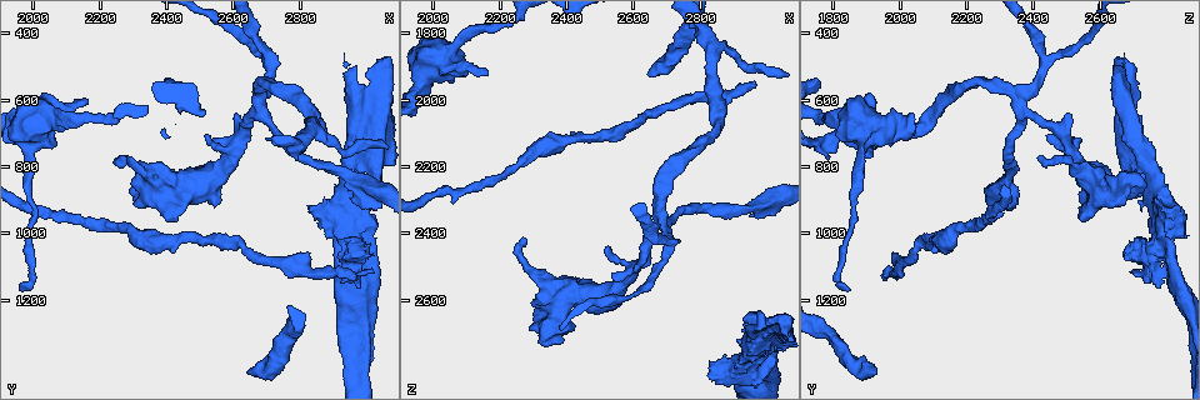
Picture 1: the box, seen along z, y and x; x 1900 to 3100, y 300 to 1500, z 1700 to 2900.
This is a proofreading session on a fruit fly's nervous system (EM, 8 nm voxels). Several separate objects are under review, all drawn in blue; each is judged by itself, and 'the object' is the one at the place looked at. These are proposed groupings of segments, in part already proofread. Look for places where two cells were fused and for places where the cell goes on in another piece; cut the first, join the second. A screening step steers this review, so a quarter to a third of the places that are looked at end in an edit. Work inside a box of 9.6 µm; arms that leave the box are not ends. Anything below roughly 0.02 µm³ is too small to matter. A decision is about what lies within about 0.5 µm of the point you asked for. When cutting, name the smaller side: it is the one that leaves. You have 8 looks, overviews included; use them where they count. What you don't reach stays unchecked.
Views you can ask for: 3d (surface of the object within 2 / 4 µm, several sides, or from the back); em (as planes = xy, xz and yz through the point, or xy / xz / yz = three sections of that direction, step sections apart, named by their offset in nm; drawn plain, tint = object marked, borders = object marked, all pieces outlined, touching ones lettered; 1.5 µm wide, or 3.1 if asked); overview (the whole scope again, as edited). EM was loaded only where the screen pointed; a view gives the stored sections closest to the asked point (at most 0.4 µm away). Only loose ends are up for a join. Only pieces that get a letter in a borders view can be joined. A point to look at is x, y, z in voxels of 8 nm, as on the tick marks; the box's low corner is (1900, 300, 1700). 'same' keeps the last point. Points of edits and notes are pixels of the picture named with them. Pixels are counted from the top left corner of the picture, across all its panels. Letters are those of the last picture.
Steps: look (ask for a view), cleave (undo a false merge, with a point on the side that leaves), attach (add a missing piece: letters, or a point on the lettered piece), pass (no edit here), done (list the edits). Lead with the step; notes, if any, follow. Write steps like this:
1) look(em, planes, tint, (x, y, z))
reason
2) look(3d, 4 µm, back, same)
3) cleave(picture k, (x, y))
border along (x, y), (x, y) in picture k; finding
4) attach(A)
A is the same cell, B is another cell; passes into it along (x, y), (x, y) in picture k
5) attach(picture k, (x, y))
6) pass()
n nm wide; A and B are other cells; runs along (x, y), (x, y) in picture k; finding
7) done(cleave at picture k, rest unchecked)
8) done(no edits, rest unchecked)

look(3d, 4 µm, (2980, 1020, 2790))

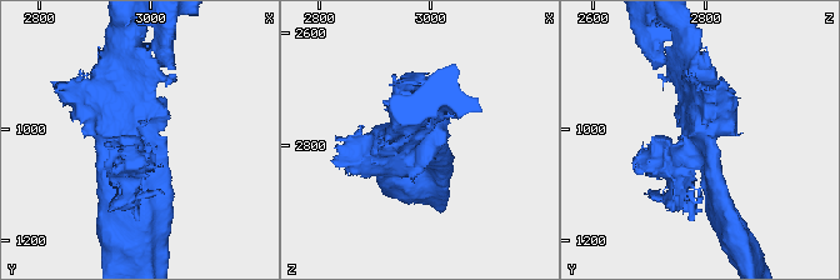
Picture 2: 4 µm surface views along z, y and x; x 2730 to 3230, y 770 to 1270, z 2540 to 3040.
look(em, planes, tint, (2970, 1015, 2795))

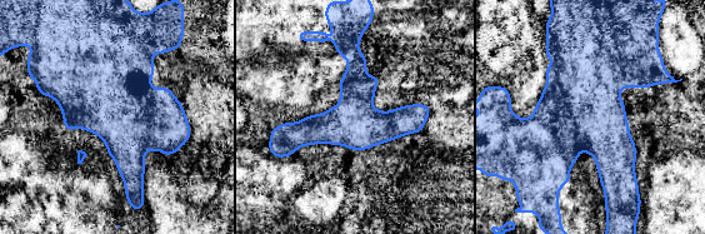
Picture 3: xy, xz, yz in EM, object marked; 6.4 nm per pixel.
look(em, planes, borders, same)

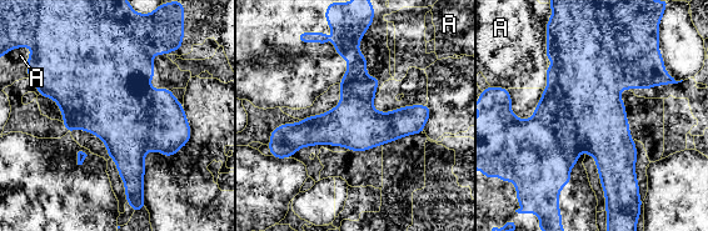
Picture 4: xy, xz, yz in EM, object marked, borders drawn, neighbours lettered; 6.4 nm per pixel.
pass()
A touches over 500 nm; A is another cell; border along (553, 14), (543, 90) in picture 4; one cell here

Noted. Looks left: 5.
look(em, yz, step 8, tint, (2970, 850, 2310))
calibre changes

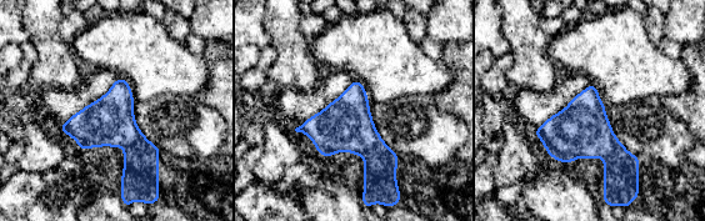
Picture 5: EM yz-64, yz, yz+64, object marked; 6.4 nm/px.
look(em, yz, step 8, borders, same)
what lies round it

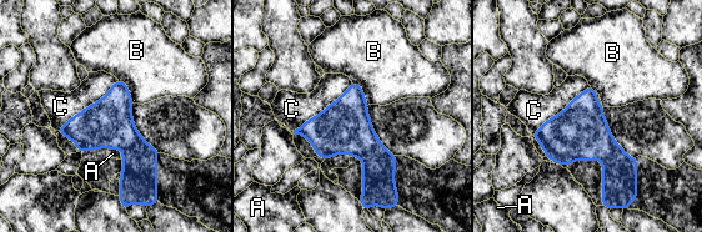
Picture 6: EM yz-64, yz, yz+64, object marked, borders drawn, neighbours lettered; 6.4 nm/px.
pass()
A, B and C are other cells; border along (118, 80), (101, 97), (56, 130) in picture 6; continuous, no second cell

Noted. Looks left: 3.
look(3d, 2 µm, (2970, 1130, 1940))
an open end

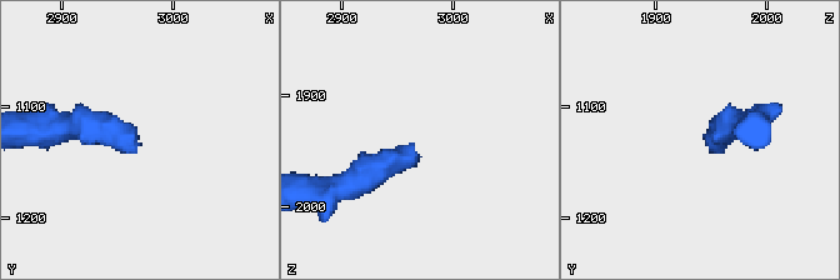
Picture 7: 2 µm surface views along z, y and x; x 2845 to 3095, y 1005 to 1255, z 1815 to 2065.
look(em, planes, borders, (2966, 1128, 1944))
need the tissue

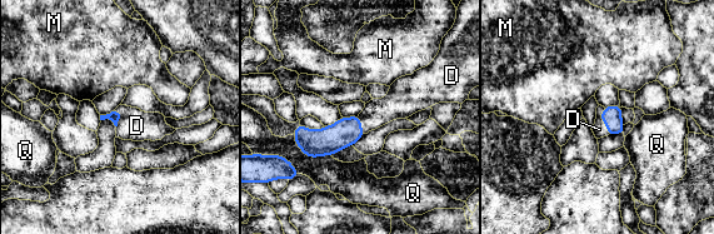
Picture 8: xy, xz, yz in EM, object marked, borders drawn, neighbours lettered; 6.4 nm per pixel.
attach(picture 8, (599, 129))
D is the same cell, M and Q are other cells; it goes on there

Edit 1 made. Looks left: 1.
done(attach at picture 8, rest unchecked)

